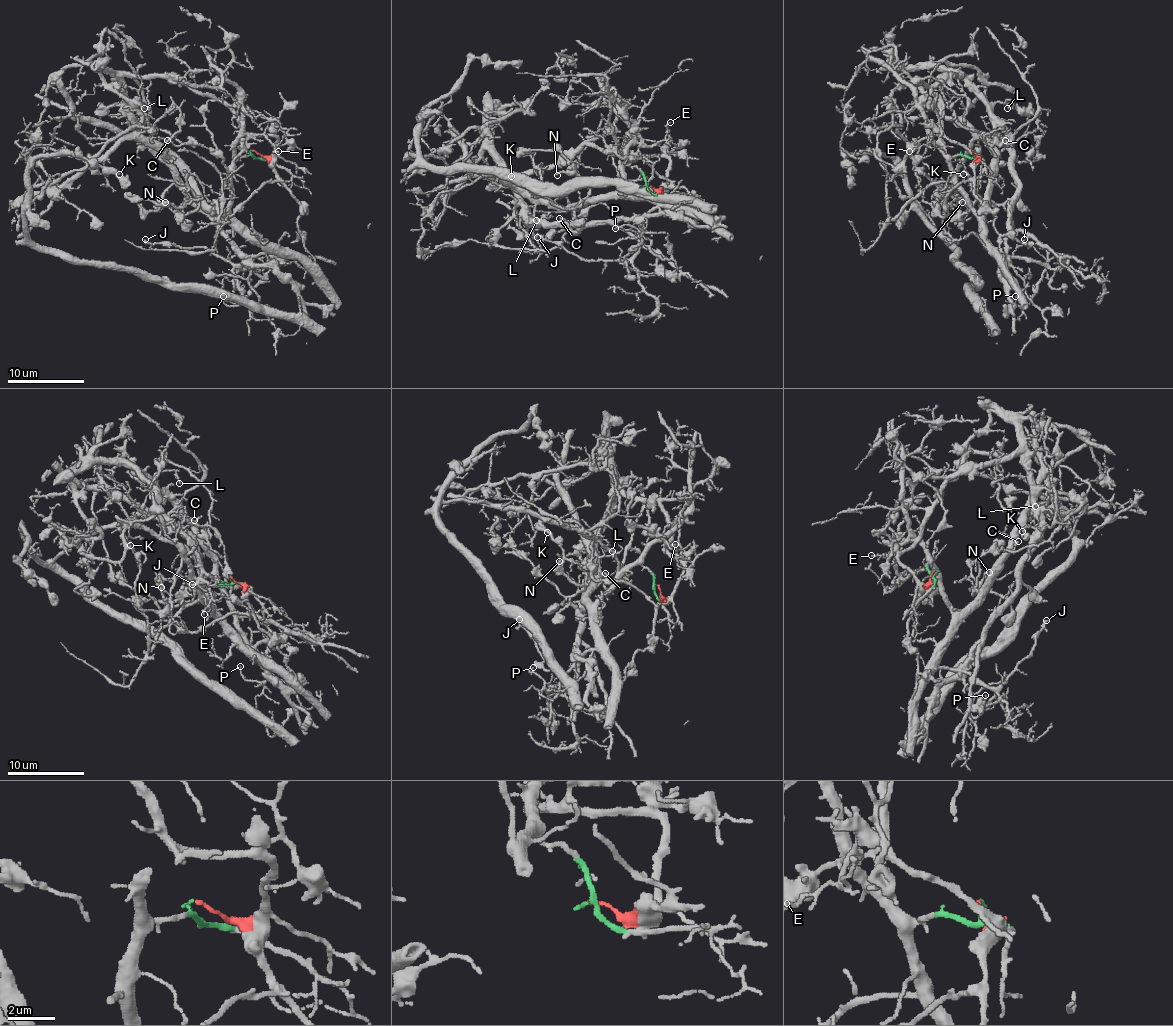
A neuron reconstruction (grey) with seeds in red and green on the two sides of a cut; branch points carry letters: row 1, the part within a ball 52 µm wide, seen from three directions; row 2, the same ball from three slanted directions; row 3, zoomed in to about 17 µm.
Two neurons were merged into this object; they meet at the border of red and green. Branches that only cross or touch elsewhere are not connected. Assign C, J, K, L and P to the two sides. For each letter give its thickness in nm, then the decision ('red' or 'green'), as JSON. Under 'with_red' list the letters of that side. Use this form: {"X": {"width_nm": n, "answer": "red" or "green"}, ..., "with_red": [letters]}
{"C": {"width_nm": 80, "answer": "red"}, "J": {"width_nm": 190, "answer": "green"}, "K": {"width_nm": 150, "answer": "green"}, "L": {"width_nm": 140, "answer": "red"}, "P": {"width_nm": 90, "answer": "green"}, "with_red": ["C", "L"]}

